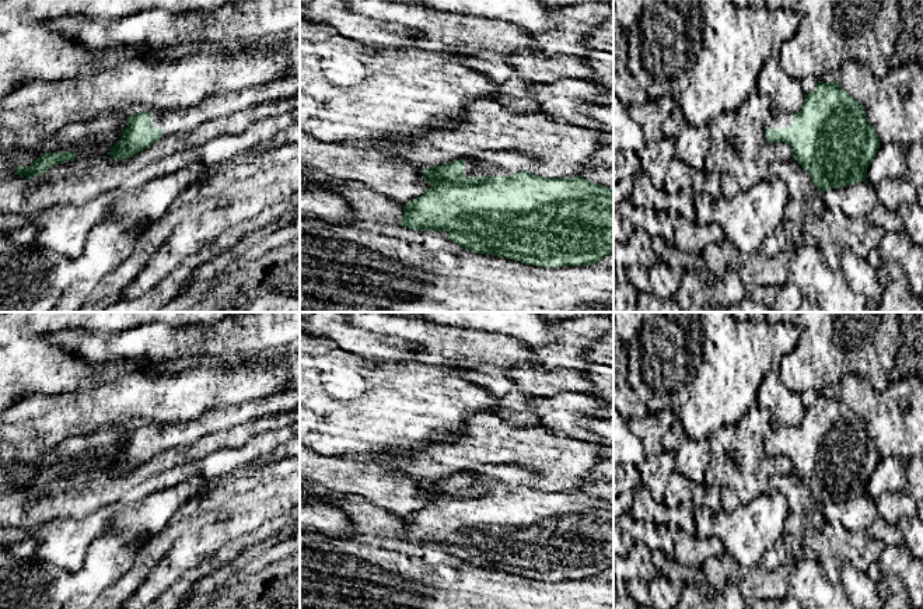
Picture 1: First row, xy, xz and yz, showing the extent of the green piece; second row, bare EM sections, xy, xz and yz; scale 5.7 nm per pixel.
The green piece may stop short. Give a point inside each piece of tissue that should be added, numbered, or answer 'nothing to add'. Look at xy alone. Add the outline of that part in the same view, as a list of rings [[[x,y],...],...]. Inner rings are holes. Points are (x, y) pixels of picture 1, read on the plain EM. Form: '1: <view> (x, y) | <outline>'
1: xy (181, 436) | [[[231,406],[213,409],[186,423],[151,426],[151,441],[161,442],[162,451],[185,449],[195,445],[204,434],[224,427],[240,424],[245,420],[245,407]]]

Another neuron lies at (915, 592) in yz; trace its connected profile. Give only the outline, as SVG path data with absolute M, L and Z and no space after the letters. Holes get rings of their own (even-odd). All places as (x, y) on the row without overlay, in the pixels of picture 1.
M901 543L885 546L878 564L882 575L892 574L902 580L912 606L920 609L923 605L923 560L917 560L905 543Z

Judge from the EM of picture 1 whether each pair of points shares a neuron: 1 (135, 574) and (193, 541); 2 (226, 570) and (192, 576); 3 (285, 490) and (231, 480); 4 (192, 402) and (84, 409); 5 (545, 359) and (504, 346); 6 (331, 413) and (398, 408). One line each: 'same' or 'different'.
1: different
2: different
3: different
4: same
5: different
6: same

